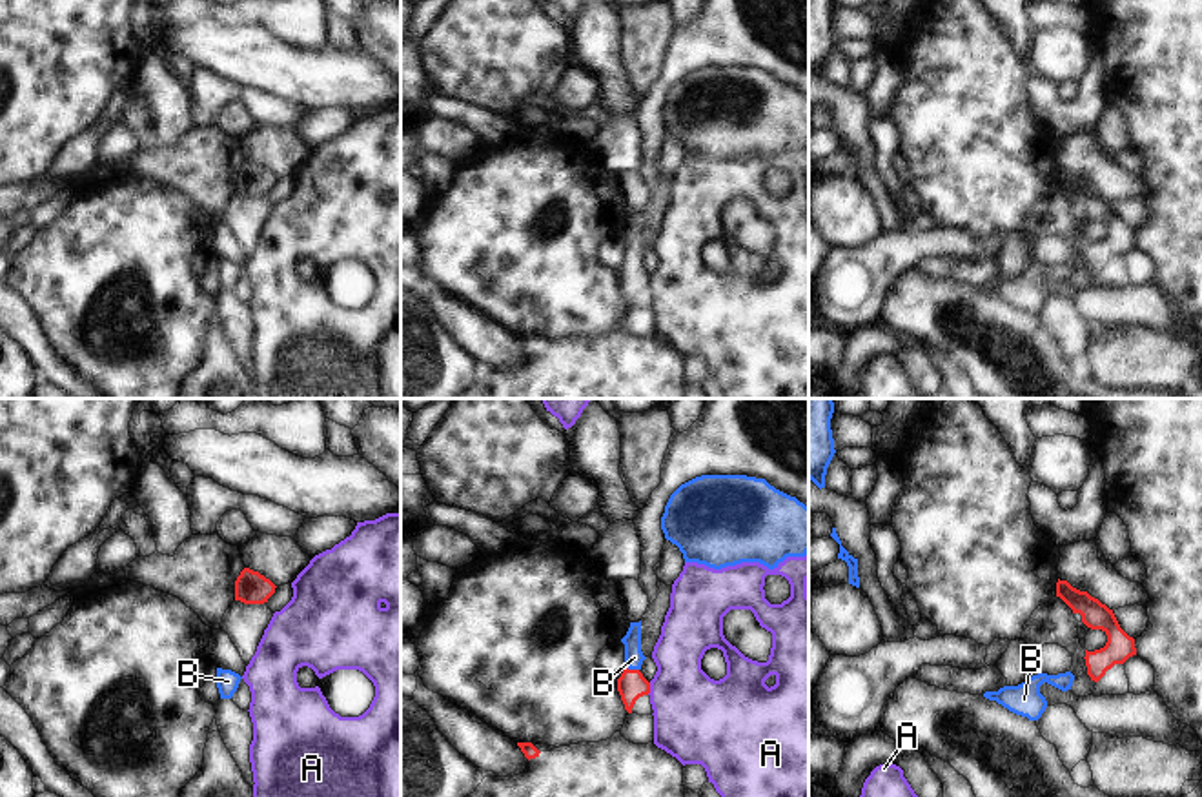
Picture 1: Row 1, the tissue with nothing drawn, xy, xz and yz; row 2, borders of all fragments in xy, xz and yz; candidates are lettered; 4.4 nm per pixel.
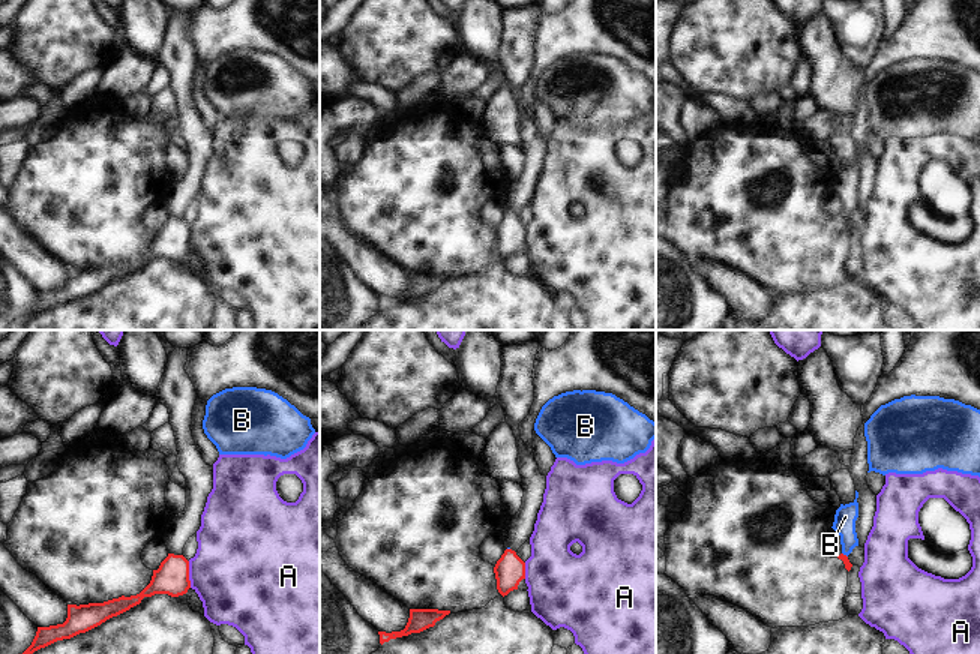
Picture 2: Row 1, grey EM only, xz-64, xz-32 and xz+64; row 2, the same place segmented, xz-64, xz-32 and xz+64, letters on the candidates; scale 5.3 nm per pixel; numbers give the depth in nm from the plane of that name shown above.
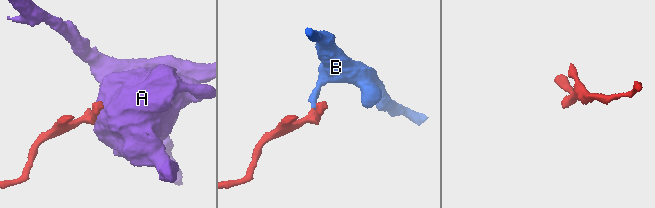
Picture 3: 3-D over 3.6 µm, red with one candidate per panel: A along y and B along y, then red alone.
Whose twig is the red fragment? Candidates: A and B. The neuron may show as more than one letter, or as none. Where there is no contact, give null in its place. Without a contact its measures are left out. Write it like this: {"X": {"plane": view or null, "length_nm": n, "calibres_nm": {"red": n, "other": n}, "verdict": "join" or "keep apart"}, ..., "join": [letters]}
{"A": {"plane": "xz", "length_nm": 60, "calibres_nm": {"red": 120, "other": 380}, "verdict": "keep apart"}, "B": {"plane": "xz", "length_nm": 60, "calibres_nm": {"red": 120, "other": 90}, "verdict": "join"}, "join": ["B"]}

